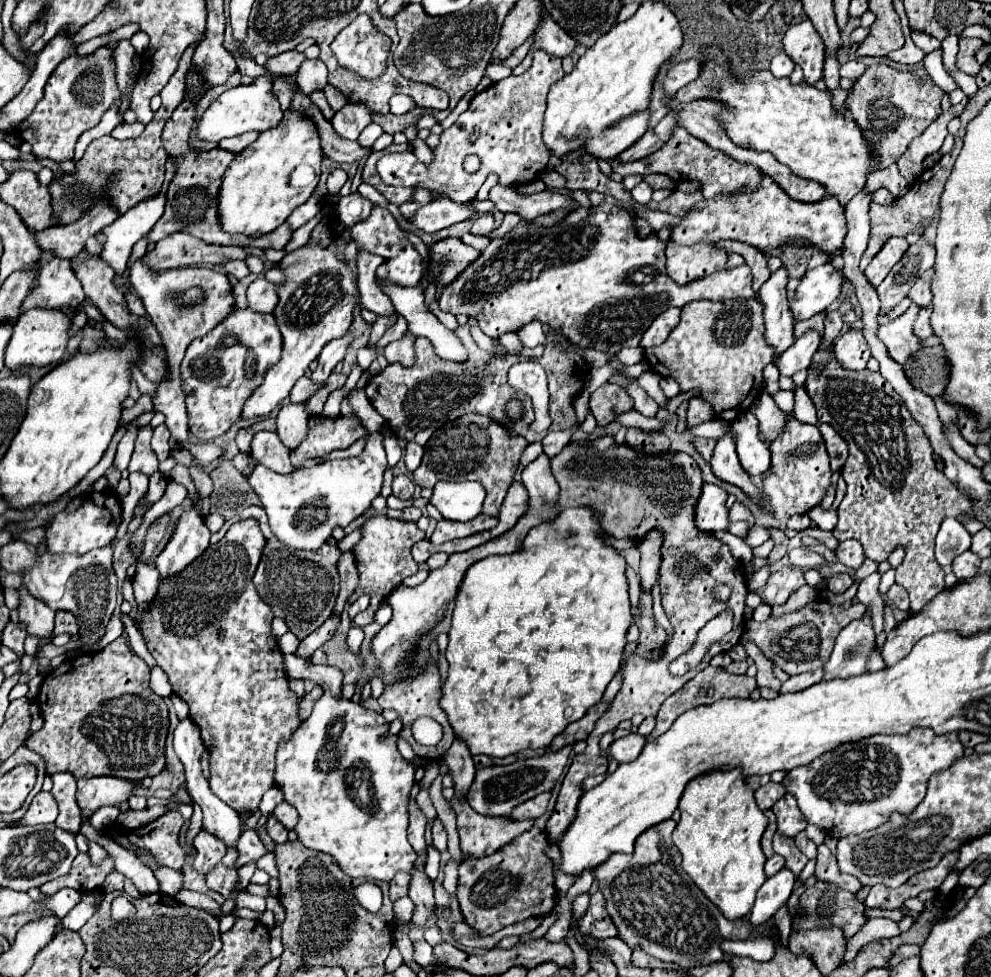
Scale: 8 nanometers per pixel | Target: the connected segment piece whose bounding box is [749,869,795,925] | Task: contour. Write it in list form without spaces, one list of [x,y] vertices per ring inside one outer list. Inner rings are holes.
[[[781,869],[777,875],[769,877],[757,891],[757,899],[749,913],[751,923],[759,925],[769,921],[777,913],[777,909],[785,905],[787,899],[791,897],[793,885],[795,885],[795,875],[787,869]]]

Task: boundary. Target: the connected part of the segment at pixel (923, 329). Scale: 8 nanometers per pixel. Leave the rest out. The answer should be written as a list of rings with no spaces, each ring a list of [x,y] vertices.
[[[925,307],[919,311],[919,317],[915,321],[915,335],[921,339],[927,339],[933,335],[931,325],[929,325],[929,317],[931,317],[931,307]]]

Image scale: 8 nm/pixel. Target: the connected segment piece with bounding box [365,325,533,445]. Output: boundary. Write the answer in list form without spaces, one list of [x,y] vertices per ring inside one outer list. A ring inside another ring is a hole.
[[[459,325],[455,333],[461,335],[461,343],[463,347],[467,347],[469,353],[467,363],[439,359],[431,343],[427,343],[427,339],[423,337],[417,337],[415,363],[411,367],[403,367],[401,363],[391,363],[381,373],[369,379],[365,393],[371,405],[377,409],[377,413],[383,419],[387,419],[387,423],[391,425],[391,429],[399,439],[425,445],[435,433],[435,429],[467,413],[481,413],[503,425],[503,415],[507,413],[507,403],[511,399],[519,399],[523,403],[523,413],[531,415],[529,423],[533,421],[533,411],[529,399],[525,401],[525,393],[517,393],[507,383],[509,367],[513,363],[519,363],[523,357],[493,355],[479,349],[469,333],[469,325]]]

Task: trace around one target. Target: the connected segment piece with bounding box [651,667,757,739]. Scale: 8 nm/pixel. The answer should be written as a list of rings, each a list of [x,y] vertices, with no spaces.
[[[707,667],[703,669],[701,673],[697,673],[689,683],[685,683],[677,693],[673,693],[659,709],[657,713],[657,725],[655,729],[651,731],[651,739],[653,737],[659,737],[661,733],[665,733],[671,723],[683,713],[683,711],[689,711],[693,707],[699,707],[699,705],[711,705],[715,703],[717,699],[727,699],[727,697],[749,697],[749,693],[757,687],[755,679],[753,677],[747,677],[747,675],[731,675],[727,673],[725,669],[719,669],[719,667]]]

